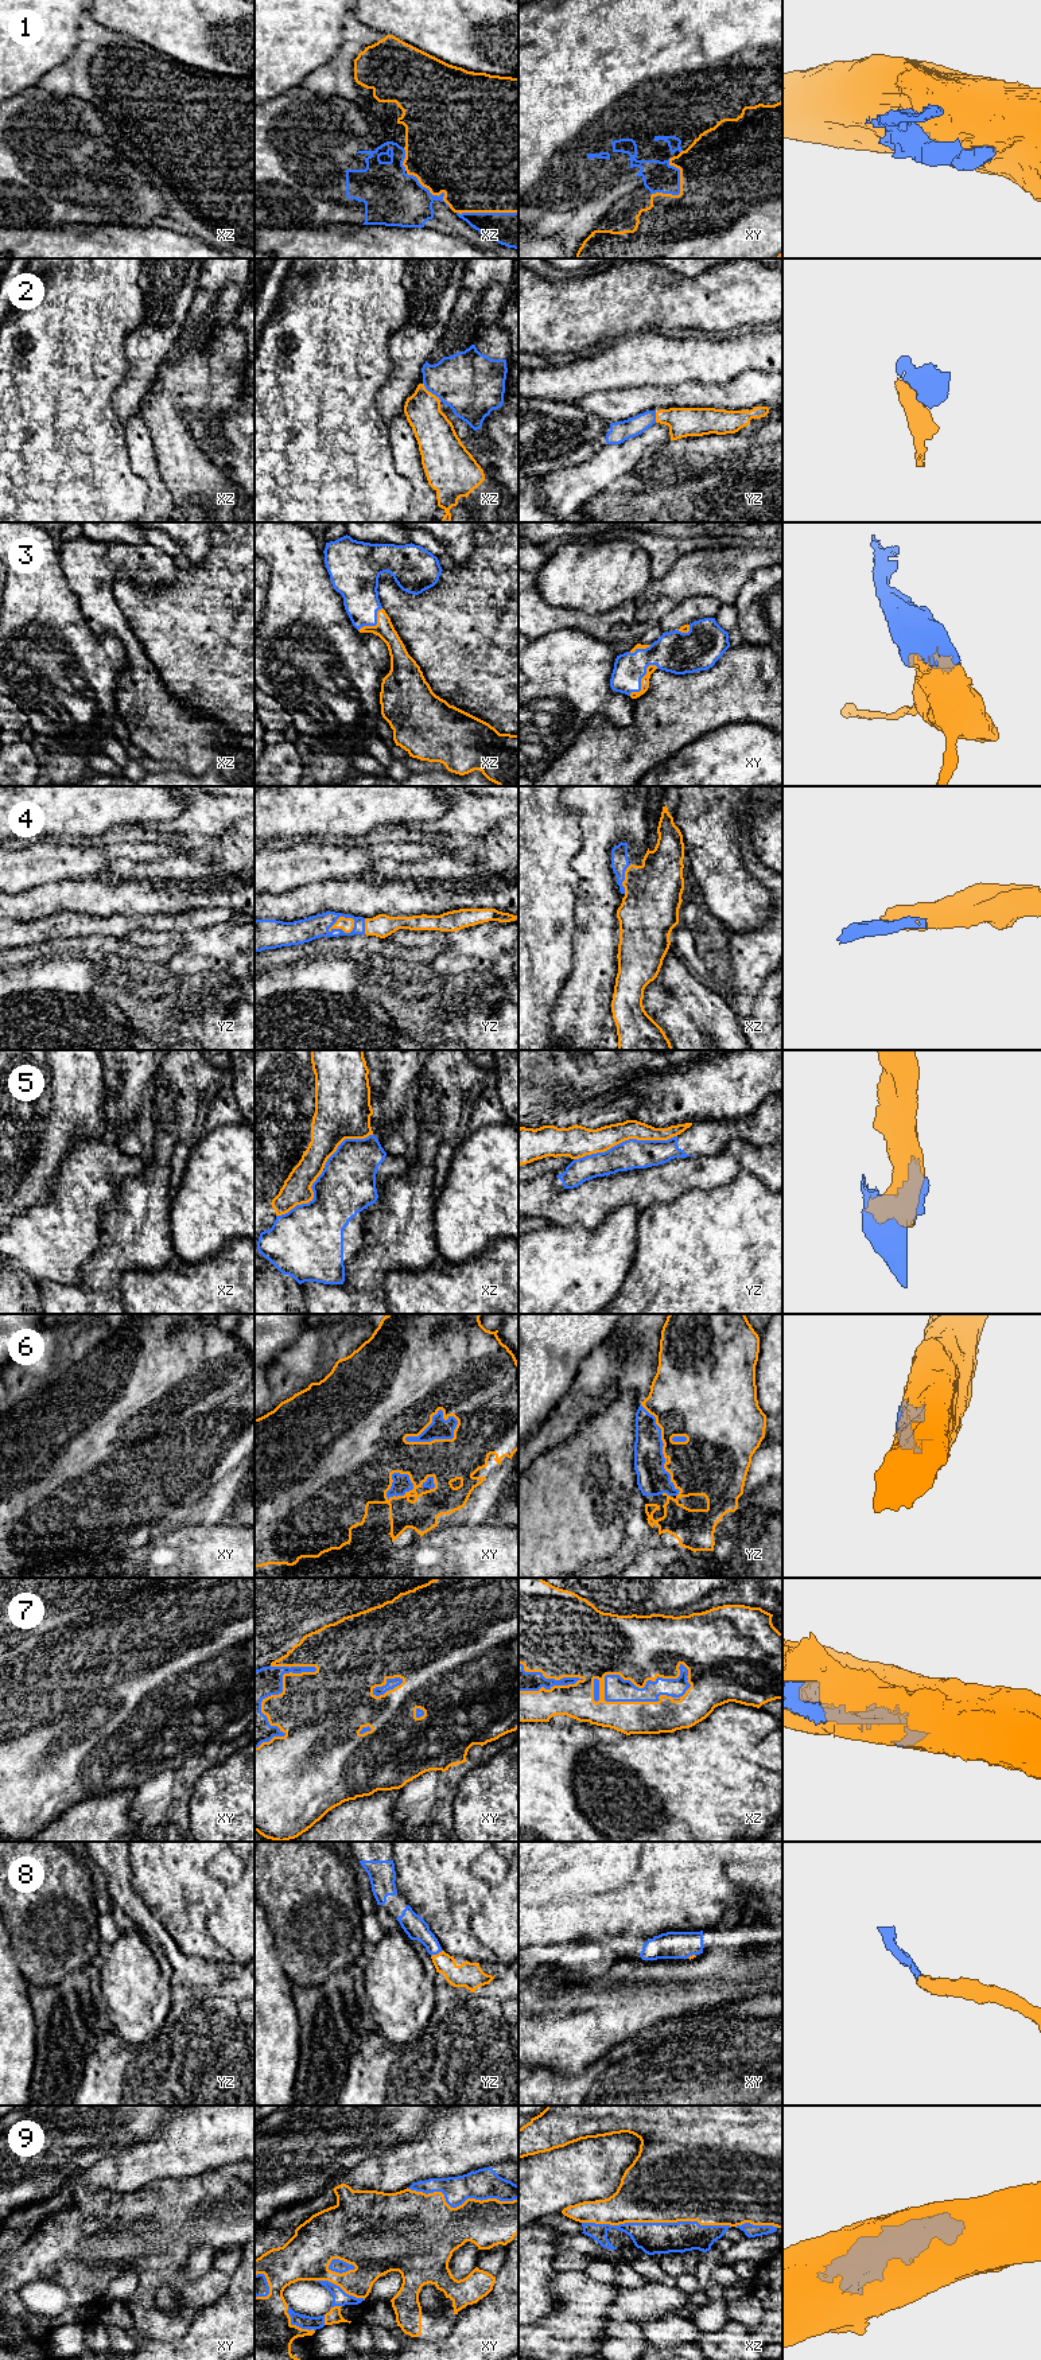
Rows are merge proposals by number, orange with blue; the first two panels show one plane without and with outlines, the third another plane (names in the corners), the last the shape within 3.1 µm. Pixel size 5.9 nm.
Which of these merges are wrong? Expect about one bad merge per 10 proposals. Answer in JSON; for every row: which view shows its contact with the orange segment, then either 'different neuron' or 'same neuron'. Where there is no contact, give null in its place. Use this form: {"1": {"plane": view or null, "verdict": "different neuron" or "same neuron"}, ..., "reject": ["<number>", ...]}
{"1": {"plane": "xy", "verdict": "same neuron"}, "2": {"plane": "xz", "verdict": "same neuron"}, "3": {"plane": "xy", "verdict": "same neuron"}, "4": {"plane": "yz", "verdict": "same neuron"}, "5": {"plane": "yz", "verdict": "different neuron"}, "6": {"plane": "xy", "verdict": "same neuron"}, "7": {"plane": "xz", "verdict": "same neuron"}, "8": {"plane": "yz", "verdict": "same neuron"}, "9": {"plane": "xz", "verdict": "same neuron"}, "reject": ["5"]}

